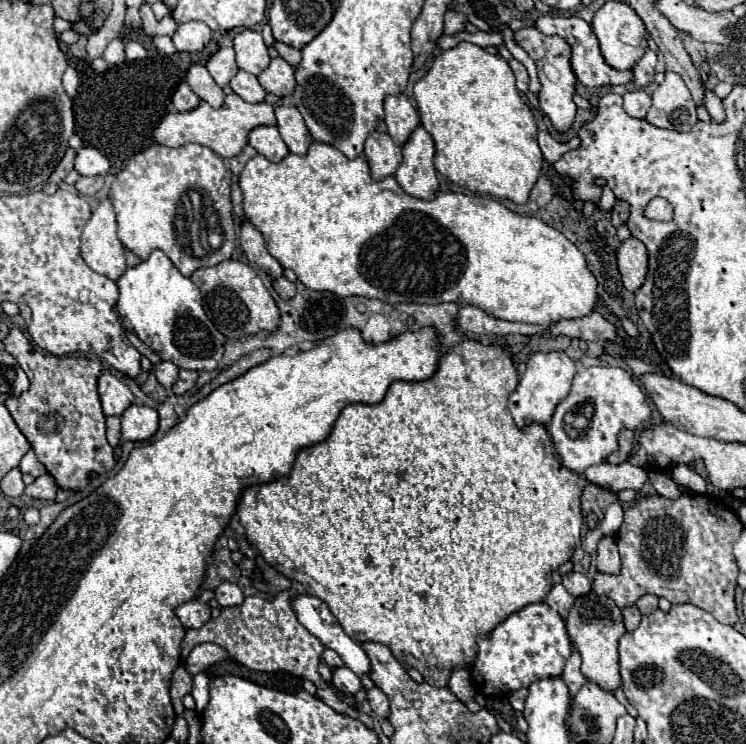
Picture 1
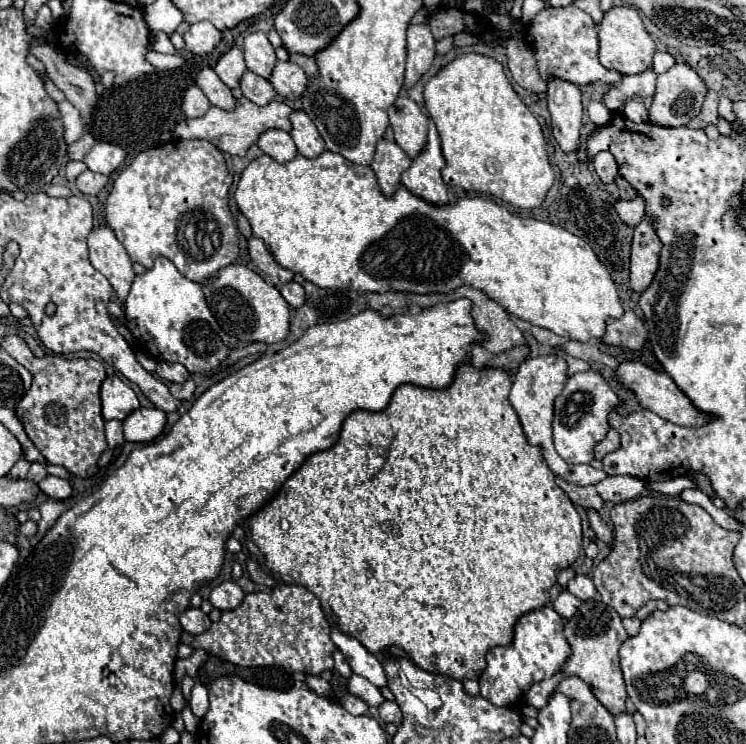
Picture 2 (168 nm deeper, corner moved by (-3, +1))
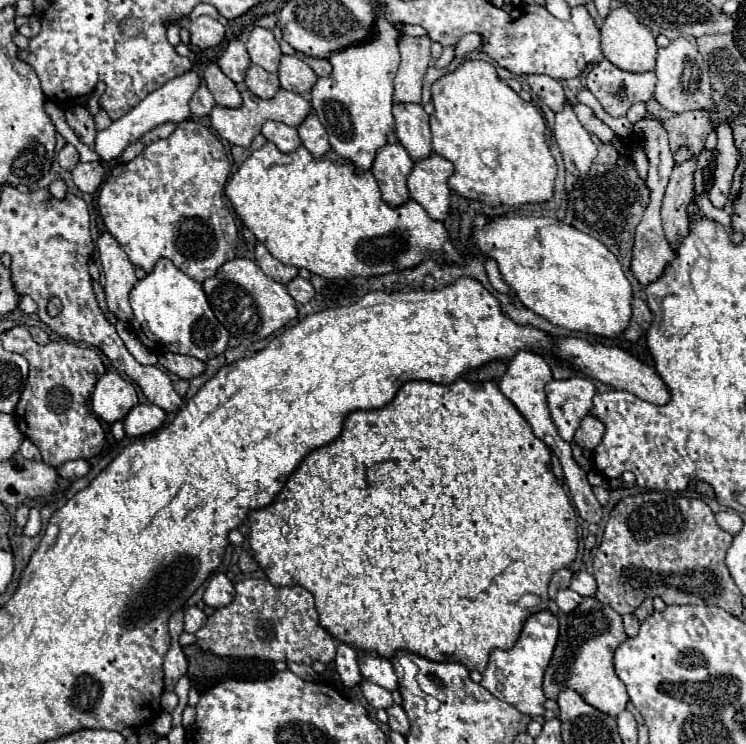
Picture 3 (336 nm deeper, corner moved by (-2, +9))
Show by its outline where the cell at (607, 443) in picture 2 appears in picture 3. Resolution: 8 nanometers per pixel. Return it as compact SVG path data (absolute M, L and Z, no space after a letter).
M587 414L581 418L579 428L575 430L573 444L579 446L581 450L593 450L601 438L603 438L603 424L595 420L591 414Z

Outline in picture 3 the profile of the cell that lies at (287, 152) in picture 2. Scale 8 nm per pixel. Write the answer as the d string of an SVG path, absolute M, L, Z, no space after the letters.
M265 122L261 134L273 142L281 152L293 152L301 146L301 138L297 134L297 128L291 128L283 122Z

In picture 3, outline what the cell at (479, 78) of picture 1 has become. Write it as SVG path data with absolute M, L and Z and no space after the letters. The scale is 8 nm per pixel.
M463 62L455 72L437 80L431 92L435 104L435 112L431 114L433 150L455 166L455 174L449 178L449 188L455 194L469 200L489 200L489 206L537 204L553 198L557 164L545 144L545 118L533 104L505 86L489 62Z

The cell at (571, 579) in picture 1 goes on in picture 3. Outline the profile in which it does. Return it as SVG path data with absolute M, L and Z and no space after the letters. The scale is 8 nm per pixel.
M585 570L573 574L573 580L571 580L571 586L569 586L569 588L575 590L575 592L577 592L579 596L583 596L583 598L595 596L595 592L597 592L595 578L593 578L589 572L585 572Z

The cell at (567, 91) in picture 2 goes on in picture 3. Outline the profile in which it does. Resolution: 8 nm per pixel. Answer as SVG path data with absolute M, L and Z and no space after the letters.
M567 100L563 112L555 114L554 138L561 150L567 172L585 176L597 156L597 150L589 132L583 130L571 104Z

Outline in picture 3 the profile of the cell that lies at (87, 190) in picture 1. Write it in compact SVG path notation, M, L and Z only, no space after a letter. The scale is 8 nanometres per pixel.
M79 162L73 170L73 182L81 192L95 192L103 182L101 162Z

